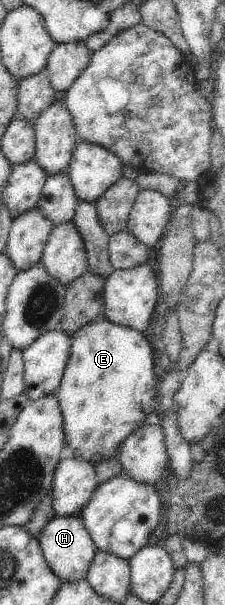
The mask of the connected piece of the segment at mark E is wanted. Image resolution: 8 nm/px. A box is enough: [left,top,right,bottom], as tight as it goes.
[54,317,158,465]

